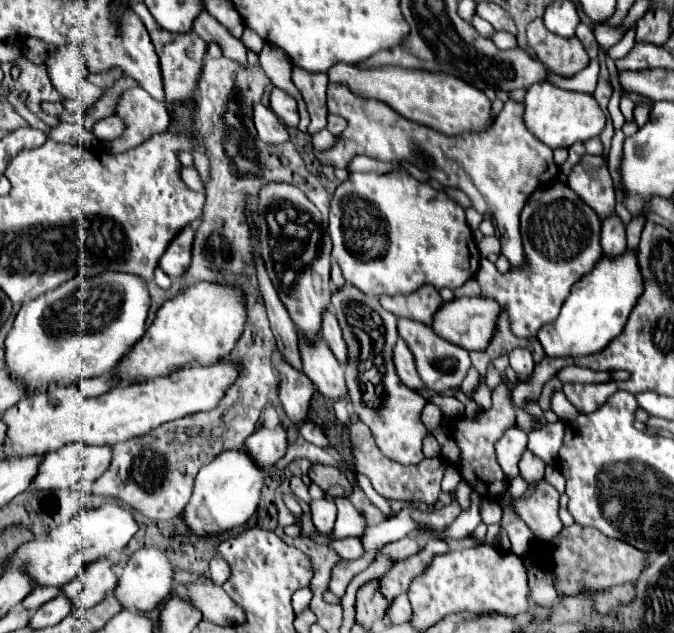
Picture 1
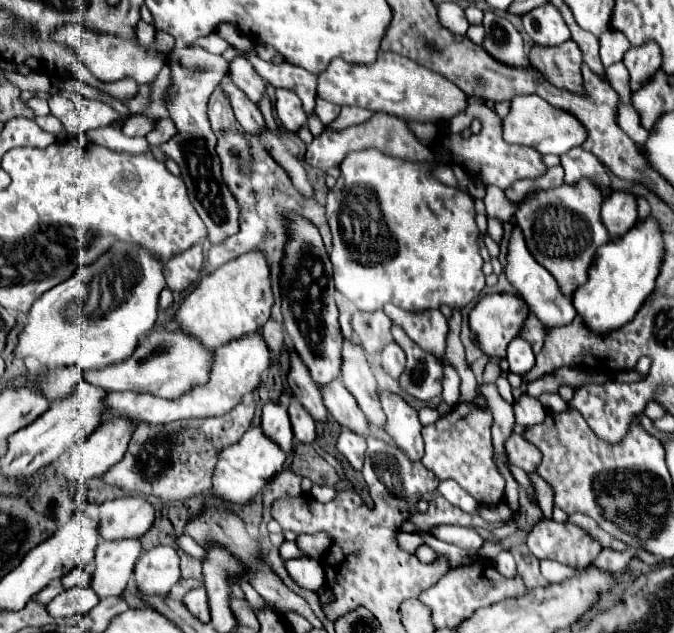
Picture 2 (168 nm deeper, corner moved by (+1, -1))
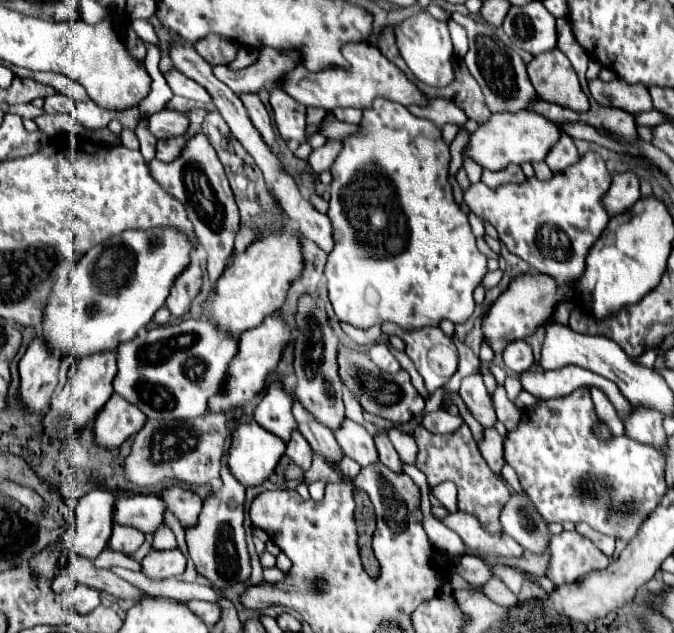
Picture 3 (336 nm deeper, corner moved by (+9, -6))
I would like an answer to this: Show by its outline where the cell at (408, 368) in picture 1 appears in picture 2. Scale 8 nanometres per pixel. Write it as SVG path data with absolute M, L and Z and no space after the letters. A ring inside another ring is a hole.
M389 342L381 354L381 366L389 376L399 378L405 372L405 352L395 342Z

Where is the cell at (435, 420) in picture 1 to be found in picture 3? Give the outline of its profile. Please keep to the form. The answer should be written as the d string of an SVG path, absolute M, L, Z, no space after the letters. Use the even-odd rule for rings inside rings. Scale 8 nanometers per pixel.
M443 409L423 415L423 425L431 433L453 433L461 423L463 423L461 417L453 417L447 411L443 411Z

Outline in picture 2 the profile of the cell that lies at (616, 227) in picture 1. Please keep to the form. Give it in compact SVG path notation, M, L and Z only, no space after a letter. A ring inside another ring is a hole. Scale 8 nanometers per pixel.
M613 192L609 198L605 198L601 206L601 222L609 230L611 240L627 234L627 230L631 230L631 226L637 222L635 196L627 192Z

